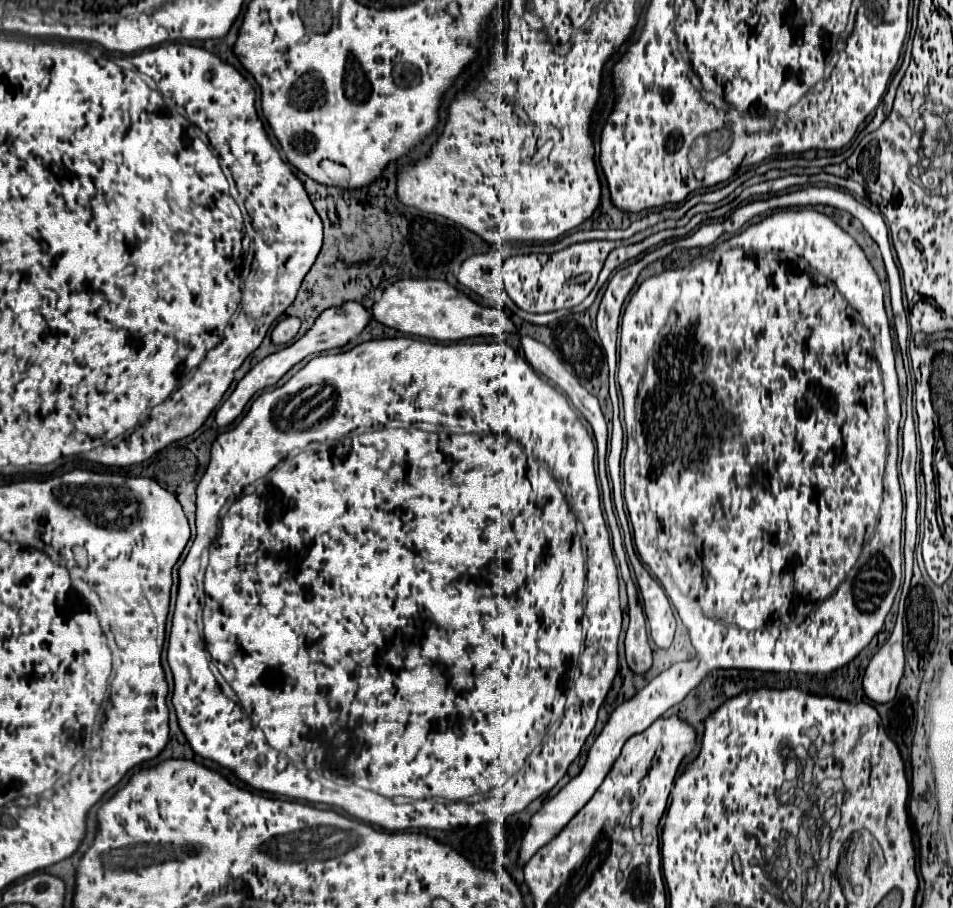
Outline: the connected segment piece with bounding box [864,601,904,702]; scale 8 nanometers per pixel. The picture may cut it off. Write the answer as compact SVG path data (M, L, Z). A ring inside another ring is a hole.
M898 605L897 619L888 642L872 656L864 674L864 692L872 702L890 702L904 676L904 606Z

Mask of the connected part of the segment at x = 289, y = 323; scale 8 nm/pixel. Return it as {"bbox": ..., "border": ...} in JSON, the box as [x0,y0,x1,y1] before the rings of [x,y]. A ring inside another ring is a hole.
{"bbox":[272,316,300,344],"border":[[[288,316],[288,318],[280,320],[274,326],[274,330],[272,330],[272,342],[274,344],[286,344],[286,342],[290,342],[298,334],[298,330],[300,330],[300,320]]]}

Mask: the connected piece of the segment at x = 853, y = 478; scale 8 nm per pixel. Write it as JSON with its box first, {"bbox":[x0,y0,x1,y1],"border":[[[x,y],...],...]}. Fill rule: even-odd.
{"bbox":[520,206,904,864],"border":[[[810,206],[797,208],[797,210],[778,210],[776,214],[764,218],[762,222],[750,224],[746,230],[715,245],[706,256],[695,258],[688,266],[668,269],[662,276],[654,276],[654,278],[642,282],[642,286],[636,290],[632,300],[634,302],[628,302],[624,316],[622,316],[620,364],[618,364],[618,384],[620,384],[620,390],[624,396],[624,412],[626,412],[624,427],[627,432],[626,456],[624,456],[622,464],[623,494],[628,516],[632,528],[634,528],[634,544],[638,548],[640,560],[650,566],[652,574],[664,585],[668,598],[676,606],[680,620],[684,622],[684,626],[690,632],[690,640],[696,648],[696,658],[692,658],[690,662],[680,662],[680,664],[670,666],[668,670],[658,674],[652,682],[648,682],[634,698],[620,704],[612,712],[608,724],[604,726],[604,730],[592,744],[582,772],[576,778],[572,778],[554,798],[550,798],[532,816],[530,828],[522,838],[520,864],[526,864],[534,856],[534,852],[540,850],[550,838],[554,838],[554,834],[560,832],[572,820],[572,816],[592,798],[592,794],[598,790],[598,786],[606,778],[608,770],[612,768],[614,760],[620,756],[624,742],[630,736],[646,730],[650,724],[654,724],[670,706],[682,702],[688,696],[688,692],[692,692],[692,688],[696,688],[696,684],[700,684],[700,680],[704,680],[704,676],[710,670],[744,668],[744,670],[764,670],[764,672],[828,674],[836,668],[842,668],[844,664],[854,660],[858,656],[858,652],[864,650],[870,644],[870,640],[881,631],[886,614],[892,608],[892,602],[904,581],[901,551],[902,530],[900,530],[900,538],[890,534],[890,530],[894,532],[896,526],[888,526],[888,522],[890,522],[888,514],[884,514],[880,508],[884,492],[900,492],[900,498],[902,498],[899,467],[897,466],[901,396],[895,368],[895,350],[885,310],[883,286],[880,286],[880,280],[878,280],[872,264],[864,256],[862,248],[854,242],[854,238],[850,234],[846,234],[834,220],[816,212]],[[754,248],[776,248],[776,250],[786,248],[790,252],[745,251],[754,250]]]}

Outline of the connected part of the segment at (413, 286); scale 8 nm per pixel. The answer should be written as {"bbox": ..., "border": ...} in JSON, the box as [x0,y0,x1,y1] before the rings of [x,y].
{"bbox":[370,280,514,342],"border":[[[398,280],[382,292],[382,298],[376,300],[370,310],[374,320],[397,330],[400,334],[398,337],[444,342],[464,341],[488,334],[499,337],[504,332],[514,332],[514,324],[510,322],[504,307],[478,306],[442,280]]]}

